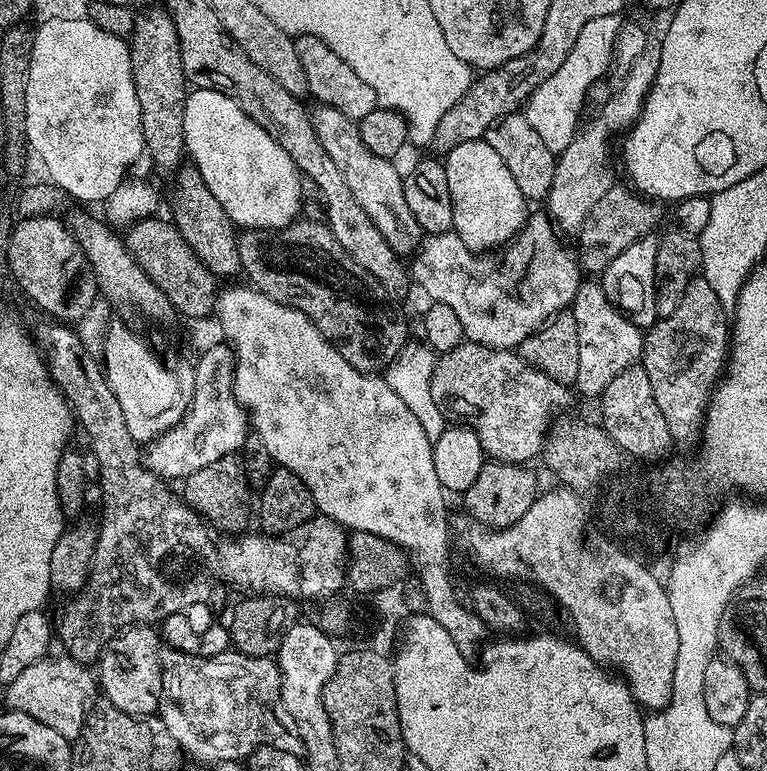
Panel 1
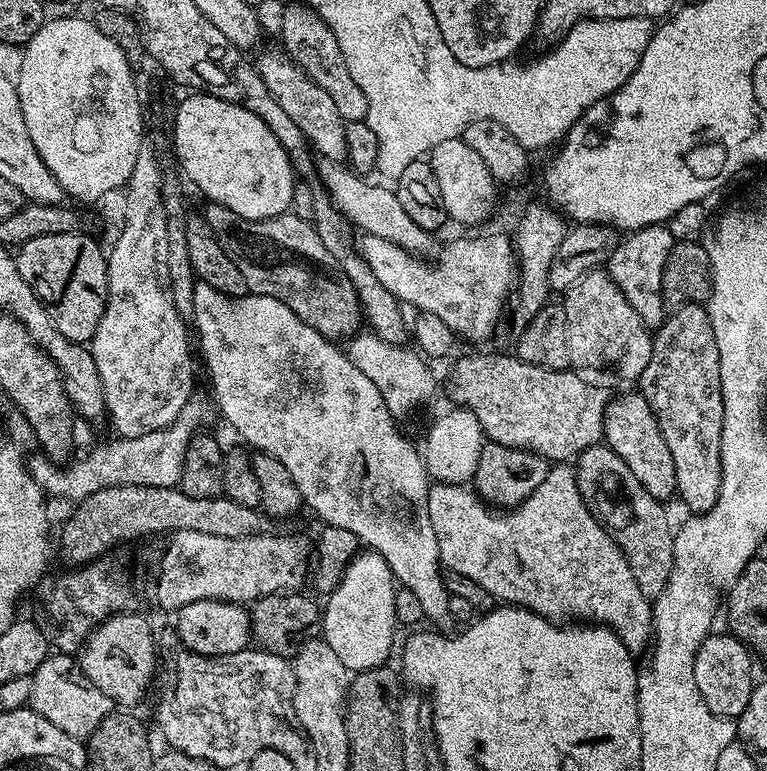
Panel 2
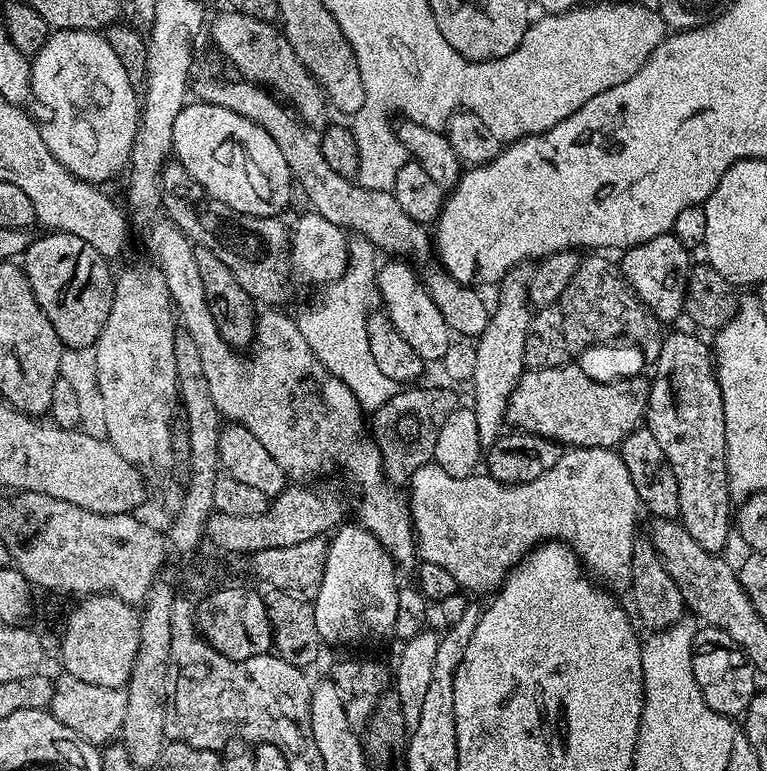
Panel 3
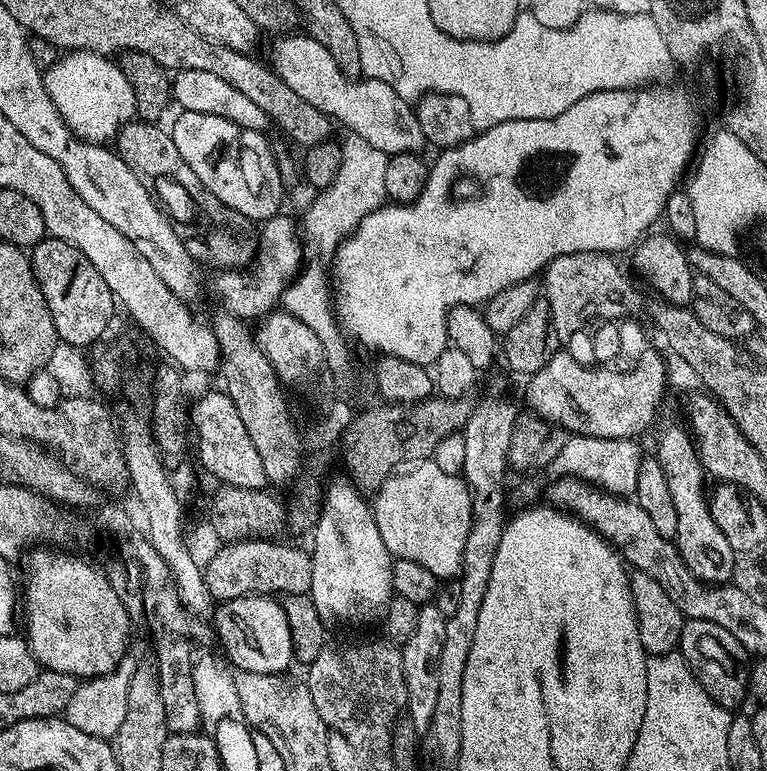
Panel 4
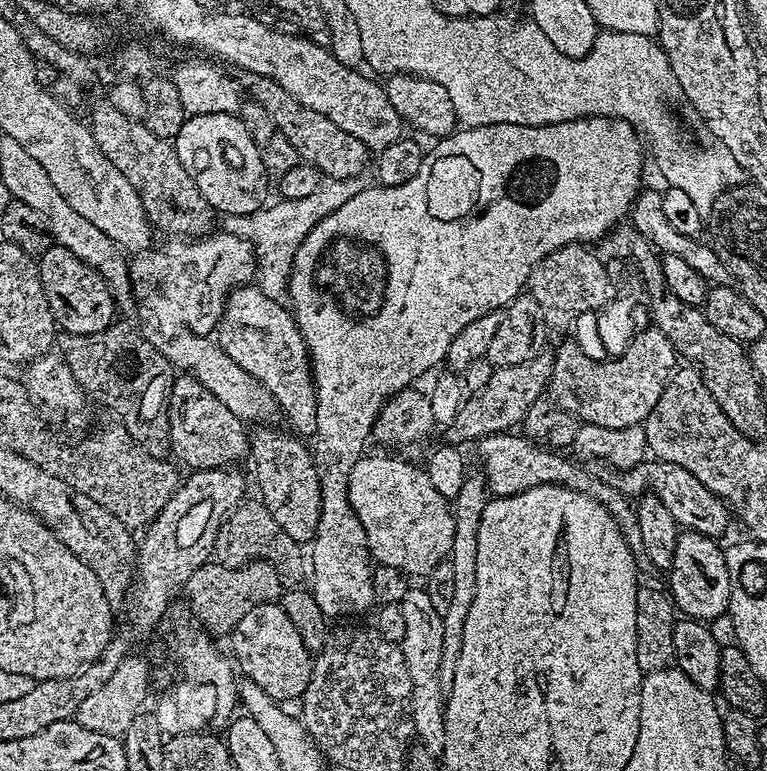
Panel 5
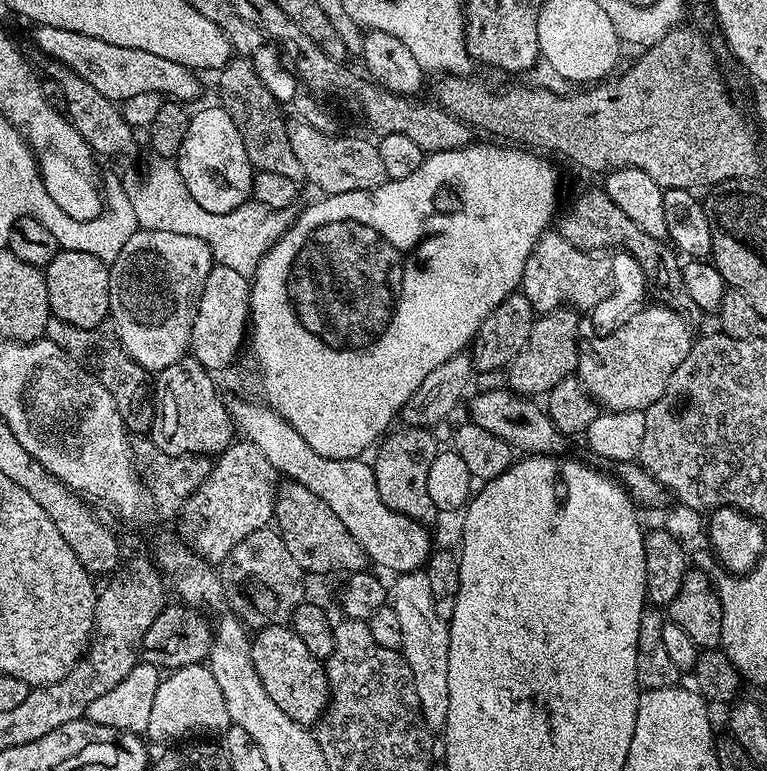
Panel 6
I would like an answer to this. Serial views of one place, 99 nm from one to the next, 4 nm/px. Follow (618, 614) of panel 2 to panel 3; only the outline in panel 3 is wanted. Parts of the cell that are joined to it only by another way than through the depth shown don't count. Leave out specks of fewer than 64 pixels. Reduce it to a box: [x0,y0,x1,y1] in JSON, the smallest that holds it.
[406,448,642,593]

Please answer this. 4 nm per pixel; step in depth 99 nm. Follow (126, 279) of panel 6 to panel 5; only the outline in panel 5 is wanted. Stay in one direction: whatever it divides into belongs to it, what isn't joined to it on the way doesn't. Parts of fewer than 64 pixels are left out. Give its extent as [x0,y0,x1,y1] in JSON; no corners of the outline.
[130,230,258,336]

